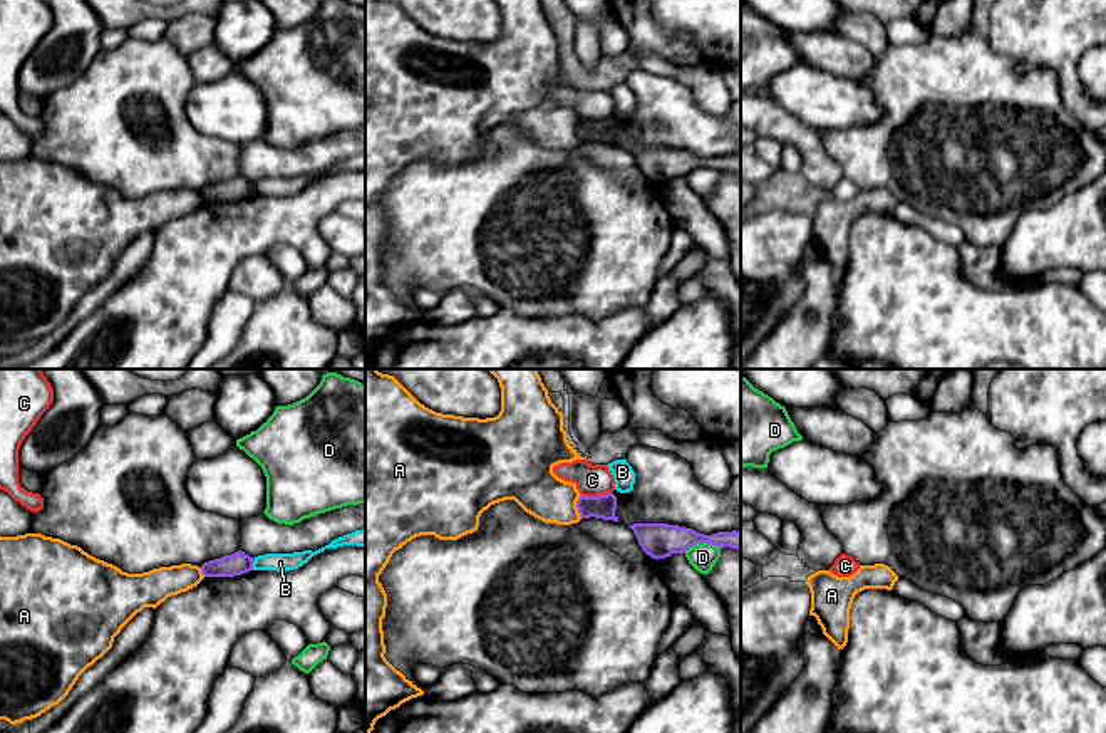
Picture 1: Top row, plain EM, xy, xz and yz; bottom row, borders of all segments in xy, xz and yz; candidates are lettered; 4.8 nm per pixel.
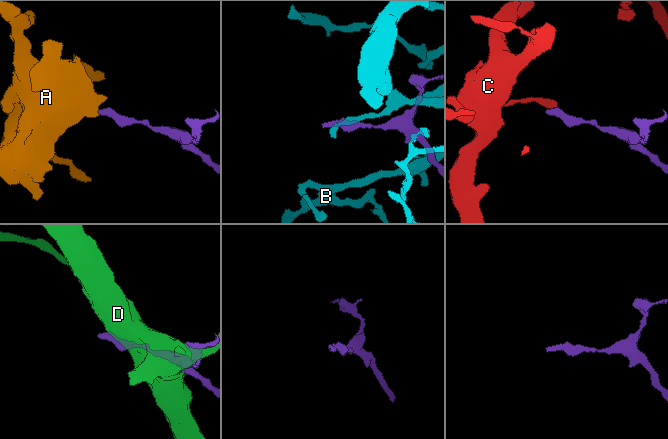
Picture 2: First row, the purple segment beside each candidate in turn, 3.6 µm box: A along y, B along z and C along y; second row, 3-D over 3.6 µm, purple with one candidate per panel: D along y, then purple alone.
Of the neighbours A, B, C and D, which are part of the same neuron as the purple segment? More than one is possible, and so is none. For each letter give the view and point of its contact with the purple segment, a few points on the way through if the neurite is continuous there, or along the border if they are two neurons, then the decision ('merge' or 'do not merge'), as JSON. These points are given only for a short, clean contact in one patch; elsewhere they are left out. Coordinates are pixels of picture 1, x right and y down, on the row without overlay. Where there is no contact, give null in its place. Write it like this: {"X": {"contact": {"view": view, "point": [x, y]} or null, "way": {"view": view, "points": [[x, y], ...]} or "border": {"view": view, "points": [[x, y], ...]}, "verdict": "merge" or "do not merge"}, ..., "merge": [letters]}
{"A": {"contact": {"view": "xz", "point": [577, 131]}, "border": {"view": "xz", "points": [[580, 119], [577, 136], [582, 141]]}, "verdict": "do not merge"}, "B": {"contact": {"view": "xy", "point": [252, 188]}, "verdict": "do not merge"}, "C": {"contact": {"view": "xz", "point": [595, 121]}, "verdict": "do not merge"}, "D": {"contact": {"view": "xz", "point": [702, 166]}, "verdict": "do not merge"}, "merge": []}

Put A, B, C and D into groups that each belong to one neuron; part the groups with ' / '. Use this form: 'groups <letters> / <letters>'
groups A / B / C / D

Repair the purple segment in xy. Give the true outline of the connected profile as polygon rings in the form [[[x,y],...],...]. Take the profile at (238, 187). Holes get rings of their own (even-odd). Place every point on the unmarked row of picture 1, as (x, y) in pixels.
[[[238,174],[231,179],[204,186],[199,193],[204,201],[235,201],[253,195],[255,183]]]

